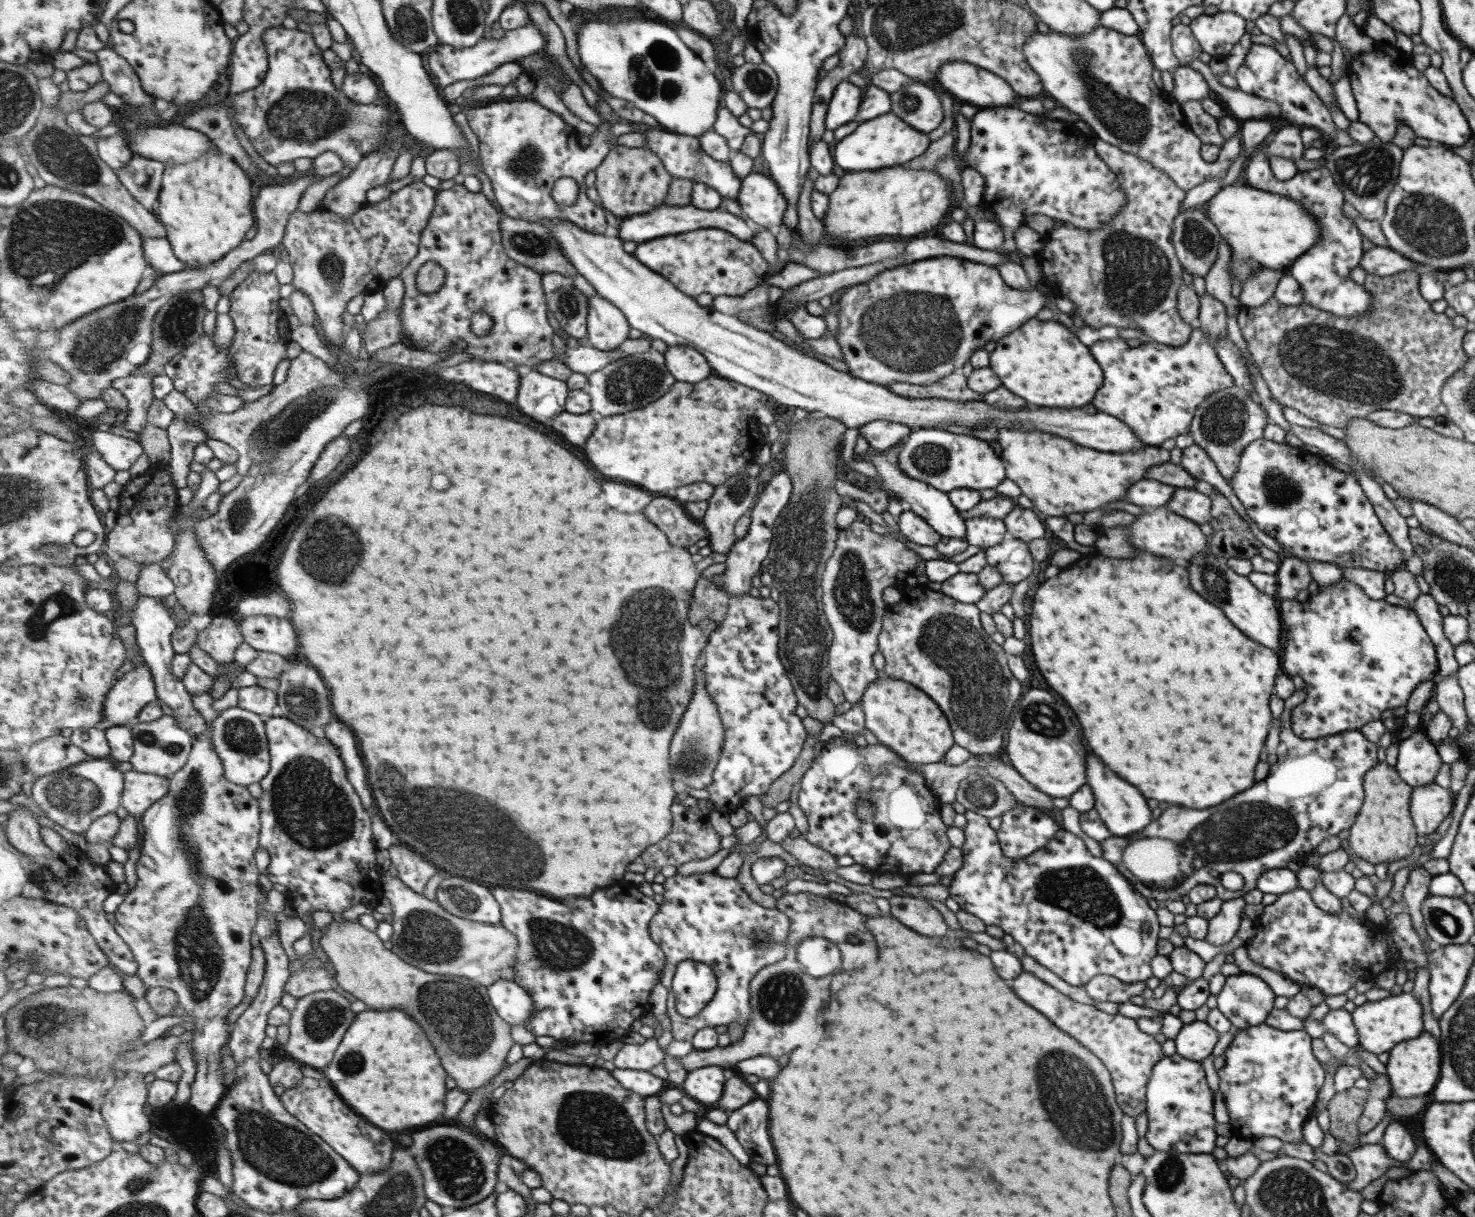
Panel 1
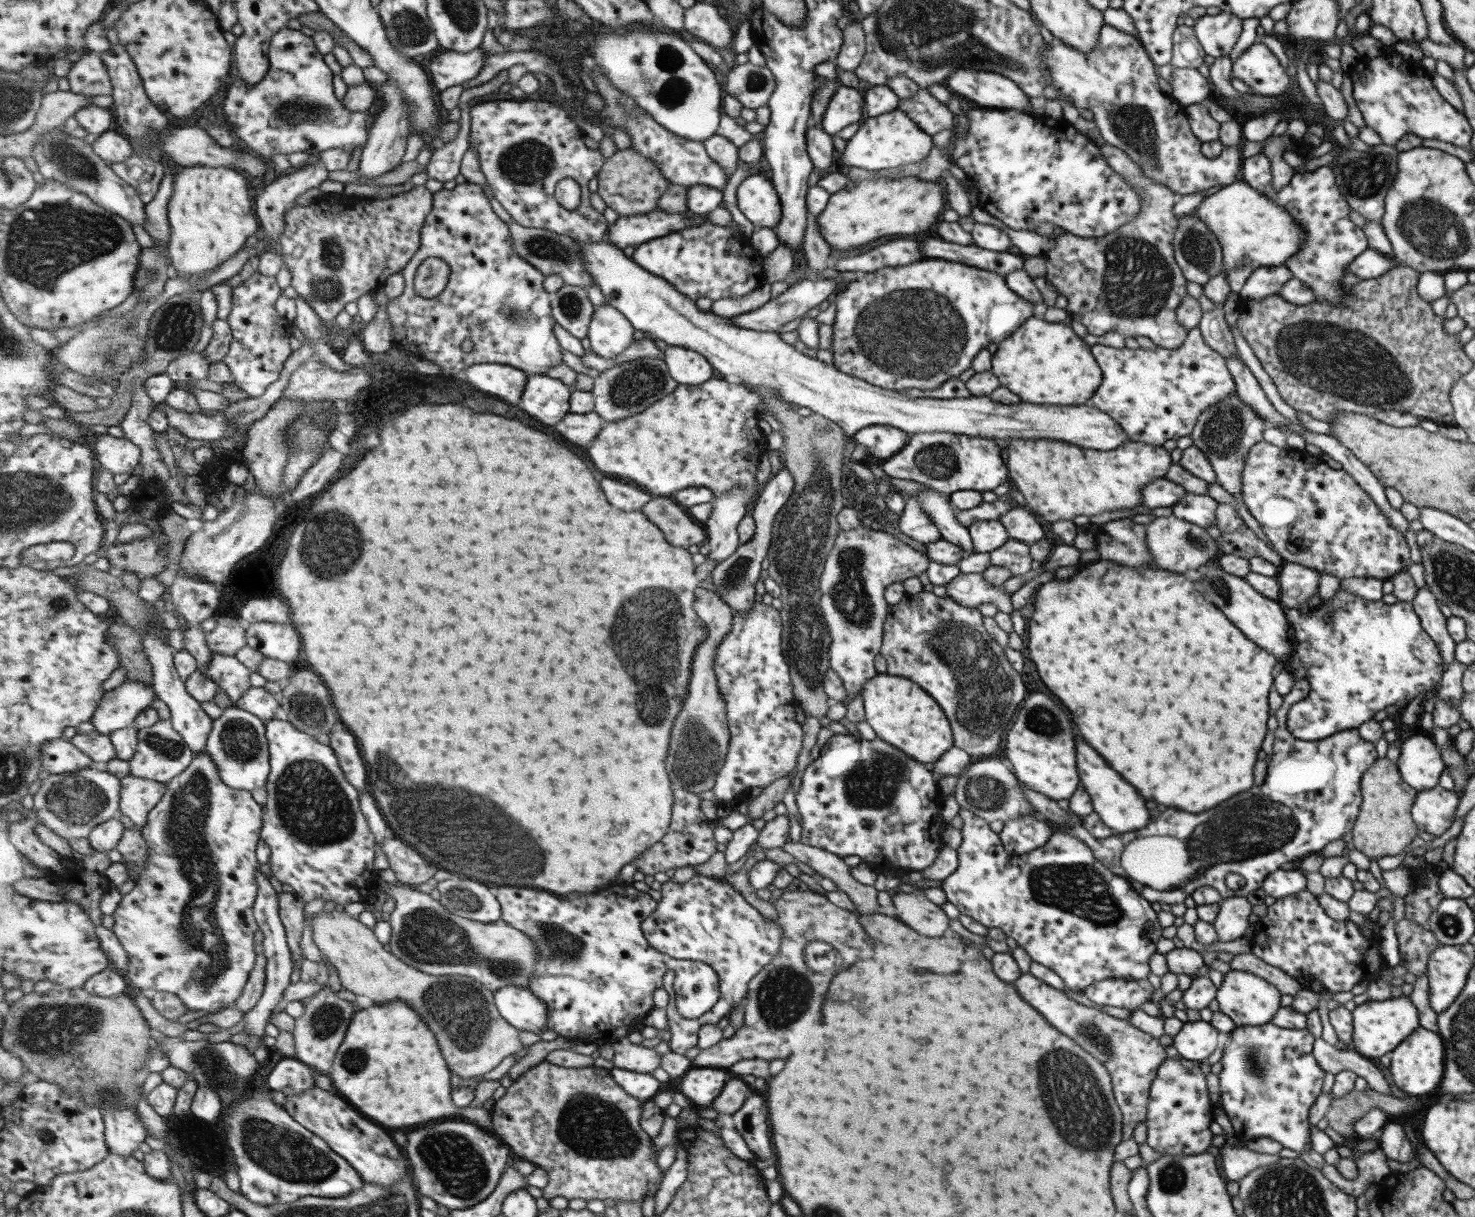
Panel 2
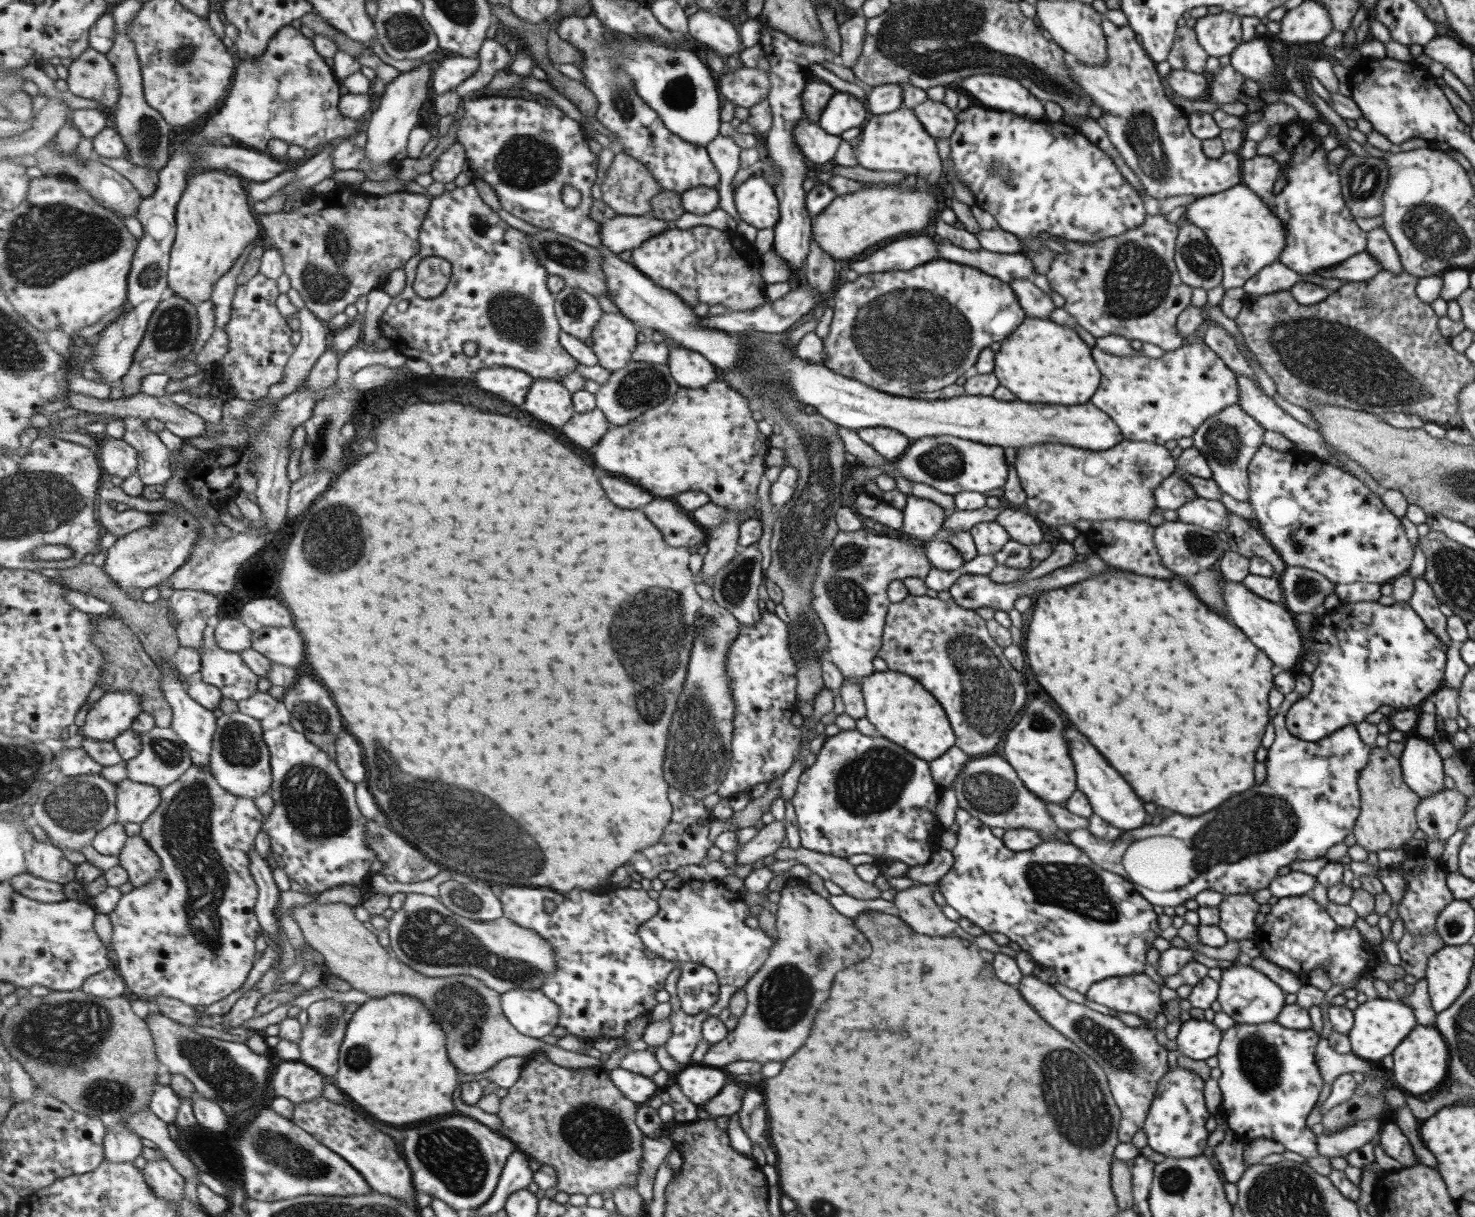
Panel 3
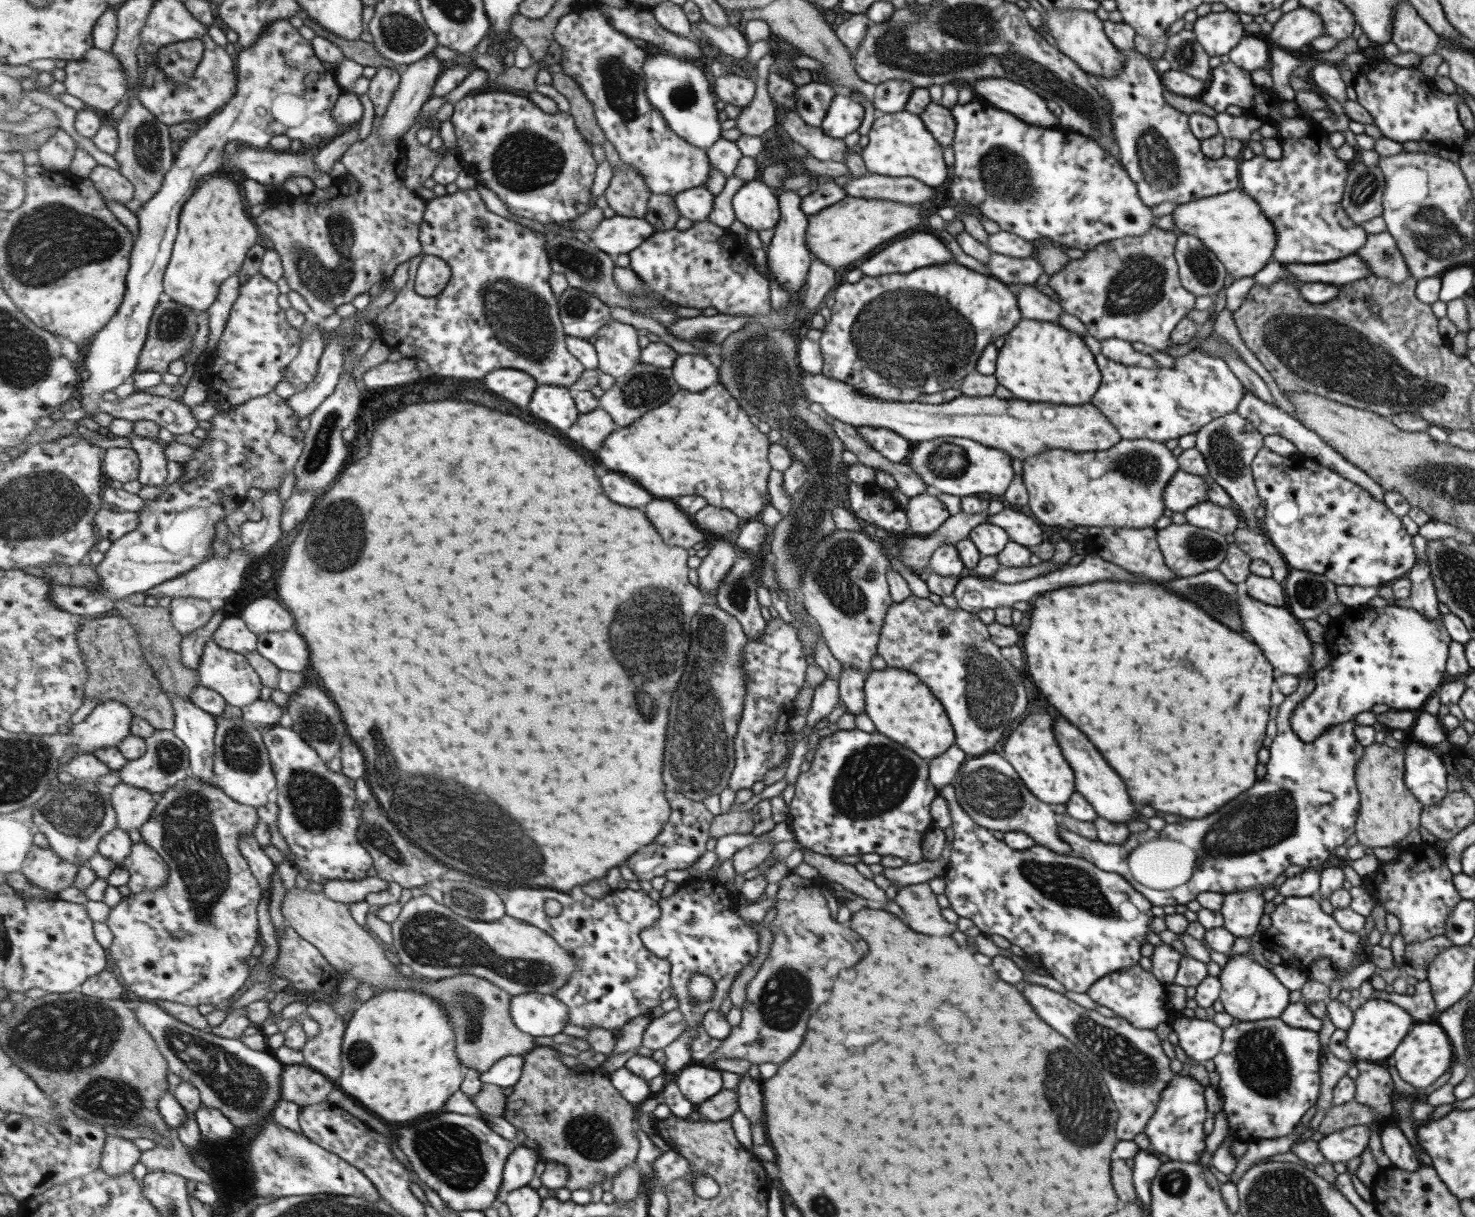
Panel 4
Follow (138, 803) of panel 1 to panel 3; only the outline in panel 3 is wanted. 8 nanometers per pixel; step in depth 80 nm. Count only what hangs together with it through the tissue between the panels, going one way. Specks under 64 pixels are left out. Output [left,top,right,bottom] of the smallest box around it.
[118,778,162,825]

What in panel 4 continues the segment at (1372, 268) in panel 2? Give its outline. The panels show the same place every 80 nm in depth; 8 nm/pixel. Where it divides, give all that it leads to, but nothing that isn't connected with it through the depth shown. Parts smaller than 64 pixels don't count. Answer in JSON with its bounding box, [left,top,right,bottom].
[1282,254,1370,285]

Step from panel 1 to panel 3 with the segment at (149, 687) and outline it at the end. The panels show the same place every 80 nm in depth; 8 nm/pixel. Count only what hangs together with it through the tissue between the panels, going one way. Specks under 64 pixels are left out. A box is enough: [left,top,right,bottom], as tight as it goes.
[79,691,143,740]

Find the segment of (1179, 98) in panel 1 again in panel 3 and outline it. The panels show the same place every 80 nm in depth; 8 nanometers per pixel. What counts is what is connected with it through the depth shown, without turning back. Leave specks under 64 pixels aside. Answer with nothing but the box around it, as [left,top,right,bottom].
[1162,69,1209,100]

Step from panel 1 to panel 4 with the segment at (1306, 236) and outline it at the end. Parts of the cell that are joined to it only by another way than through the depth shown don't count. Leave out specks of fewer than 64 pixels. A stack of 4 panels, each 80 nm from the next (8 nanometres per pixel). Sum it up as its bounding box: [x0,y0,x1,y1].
[1171,188,1275,280]

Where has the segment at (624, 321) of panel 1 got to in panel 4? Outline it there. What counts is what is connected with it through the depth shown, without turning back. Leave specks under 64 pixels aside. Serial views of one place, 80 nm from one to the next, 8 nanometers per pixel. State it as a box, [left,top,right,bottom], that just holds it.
[594,320,642,378]

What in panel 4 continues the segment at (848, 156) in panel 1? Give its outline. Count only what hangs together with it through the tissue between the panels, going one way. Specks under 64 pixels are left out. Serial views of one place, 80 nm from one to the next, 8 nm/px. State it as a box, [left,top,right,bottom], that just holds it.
[859,110,948,188]

